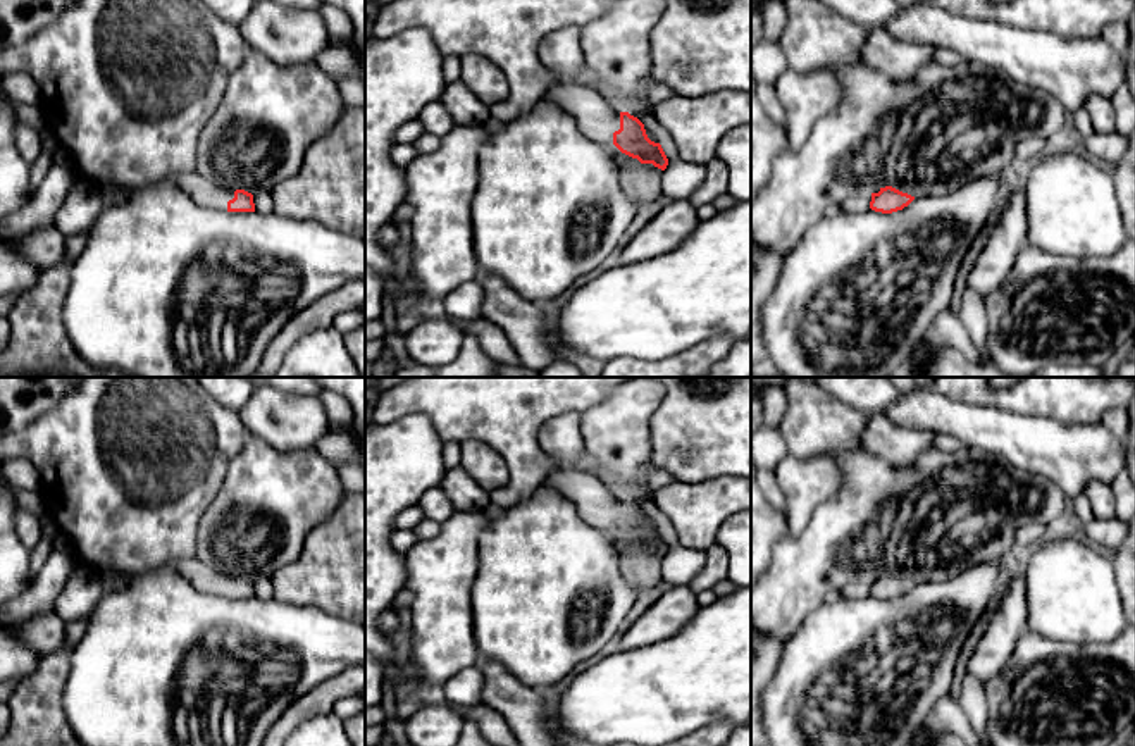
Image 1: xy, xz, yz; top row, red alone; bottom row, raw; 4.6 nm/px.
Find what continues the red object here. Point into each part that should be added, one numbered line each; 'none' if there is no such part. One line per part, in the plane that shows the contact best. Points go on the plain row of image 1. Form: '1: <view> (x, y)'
1: xz (595, 503)

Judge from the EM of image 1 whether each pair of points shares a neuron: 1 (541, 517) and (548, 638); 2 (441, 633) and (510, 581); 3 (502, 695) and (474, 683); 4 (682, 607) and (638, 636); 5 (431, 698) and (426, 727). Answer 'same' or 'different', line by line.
1: same
2: different
3: different
4: same
5: different

